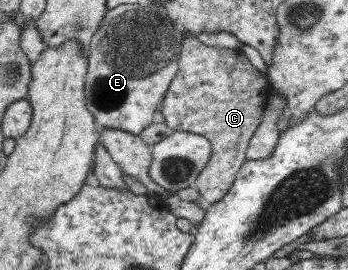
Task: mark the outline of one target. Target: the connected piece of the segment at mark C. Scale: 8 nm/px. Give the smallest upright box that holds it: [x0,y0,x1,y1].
[159,29,269,206]

